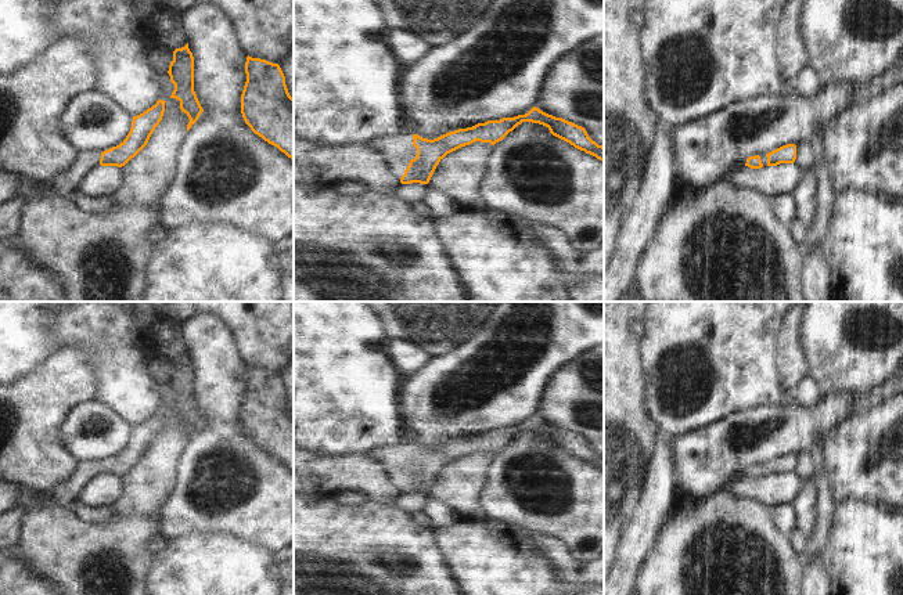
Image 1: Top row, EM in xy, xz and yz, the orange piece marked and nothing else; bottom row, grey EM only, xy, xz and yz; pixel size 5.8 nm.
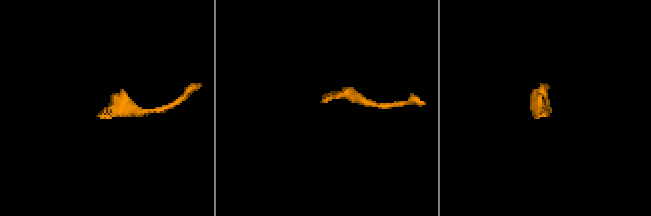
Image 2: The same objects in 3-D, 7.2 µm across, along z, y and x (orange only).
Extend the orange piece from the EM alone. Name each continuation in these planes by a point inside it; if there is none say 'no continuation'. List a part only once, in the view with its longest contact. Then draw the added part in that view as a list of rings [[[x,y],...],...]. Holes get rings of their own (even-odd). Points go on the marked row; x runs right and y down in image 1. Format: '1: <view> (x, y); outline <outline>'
1: xz (398, 150); outline [[[402,127],[391,136],[374,137],[371,145],[384,156],[392,174],[400,181],[411,159],[417,155],[413,133]]]

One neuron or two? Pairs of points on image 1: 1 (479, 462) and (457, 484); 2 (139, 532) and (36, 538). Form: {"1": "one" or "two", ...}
{"1": "one", "2": "one"}

